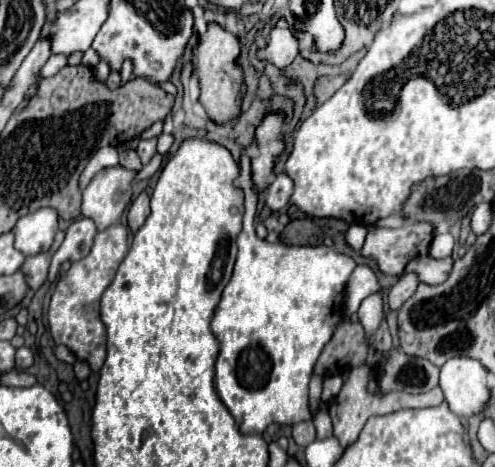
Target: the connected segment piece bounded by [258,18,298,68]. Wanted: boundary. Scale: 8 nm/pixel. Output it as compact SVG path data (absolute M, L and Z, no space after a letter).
M278 20L274 30L270 32L270 42L264 50L258 52L258 58L270 60L278 68L286 68L298 56L298 40L288 28L286 20Z

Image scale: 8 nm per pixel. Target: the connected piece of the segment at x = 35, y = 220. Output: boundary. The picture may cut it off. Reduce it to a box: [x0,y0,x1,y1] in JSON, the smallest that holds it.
[14,208,58,256]

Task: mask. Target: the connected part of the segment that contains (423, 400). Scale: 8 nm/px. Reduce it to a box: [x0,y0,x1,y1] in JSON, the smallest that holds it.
[328,366,444,448]

